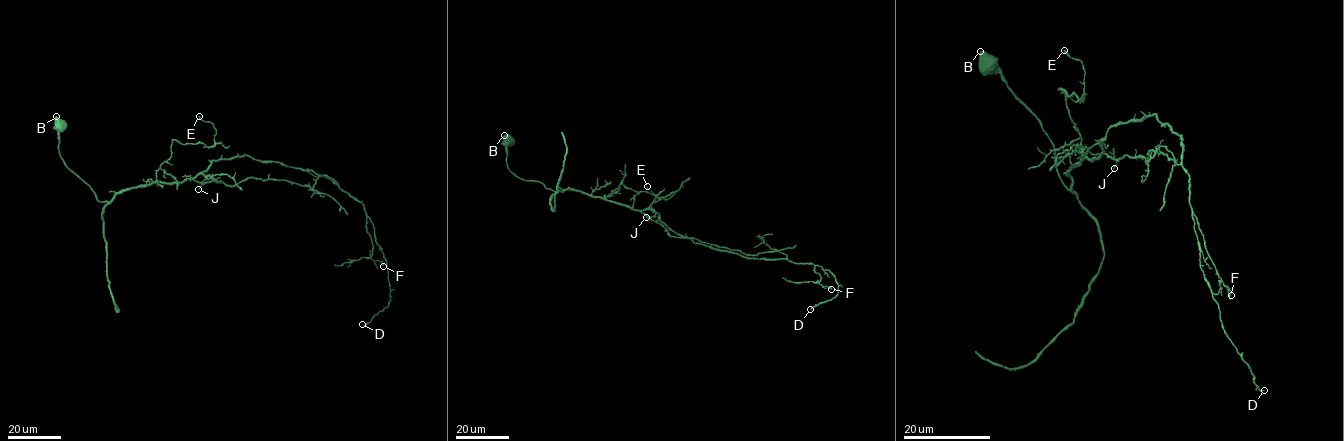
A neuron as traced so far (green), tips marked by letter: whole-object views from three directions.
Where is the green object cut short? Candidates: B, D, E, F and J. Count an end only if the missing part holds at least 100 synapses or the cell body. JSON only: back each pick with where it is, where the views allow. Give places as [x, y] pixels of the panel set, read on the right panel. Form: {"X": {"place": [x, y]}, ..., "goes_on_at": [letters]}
{"goes_on_at": []}

